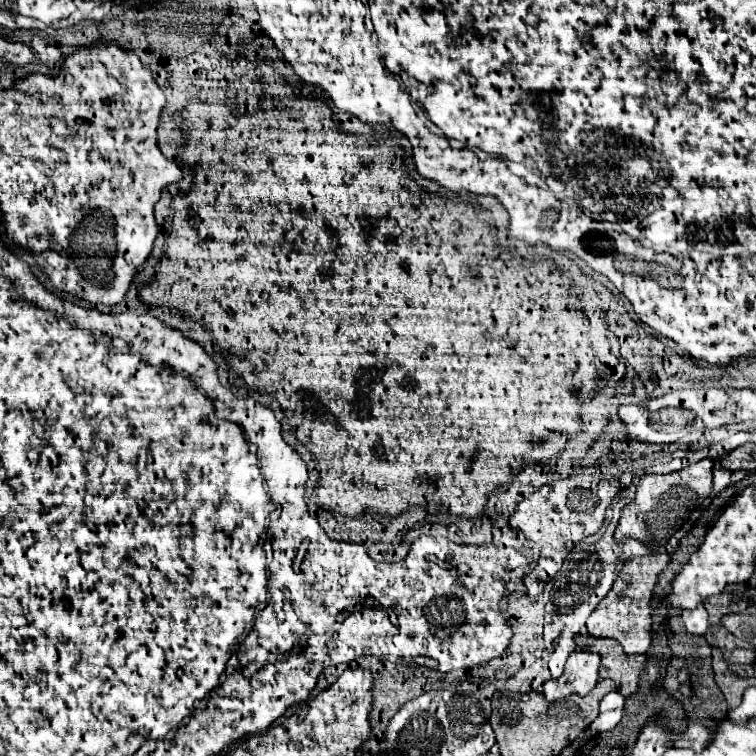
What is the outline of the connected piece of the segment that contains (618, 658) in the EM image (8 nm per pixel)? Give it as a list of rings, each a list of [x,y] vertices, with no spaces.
[[[577,635],[575,643],[581,651],[593,651],[601,655],[601,677],[615,681],[619,691],[631,693],[637,689],[645,655],[625,655],[617,641],[597,639],[591,635]]]

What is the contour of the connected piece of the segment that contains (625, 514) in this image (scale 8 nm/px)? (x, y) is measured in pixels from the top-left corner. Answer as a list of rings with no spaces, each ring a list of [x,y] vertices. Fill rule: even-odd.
[[[711,457],[701,459],[695,465],[689,465],[681,471],[667,473],[667,475],[641,475],[635,477],[637,497],[621,511],[619,525],[615,529],[615,539],[625,541],[629,537],[641,541],[645,547],[657,547],[665,545],[689,519],[691,511],[697,509],[713,489],[713,465],[715,461]]]

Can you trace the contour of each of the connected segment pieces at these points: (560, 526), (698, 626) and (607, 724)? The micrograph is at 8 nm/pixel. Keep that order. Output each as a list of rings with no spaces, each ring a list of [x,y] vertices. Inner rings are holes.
[[[585,473],[585,475],[571,475],[563,481],[547,483],[539,491],[535,491],[537,495],[529,495],[517,503],[513,515],[509,517],[509,525],[519,529],[528,540],[540,546],[537,566],[523,579],[530,597],[535,598],[544,591],[546,583],[556,576],[567,555],[571,549],[575,549],[577,543],[599,531],[599,527],[605,521],[605,511],[611,505],[611,501],[619,495],[619,491],[621,491],[619,483],[611,483],[603,475]],[[589,505],[595,507],[593,513],[589,513]]]
[[[699,603],[693,611],[683,611],[683,613],[681,613],[681,619],[683,619],[687,631],[693,633],[693,635],[705,635],[707,627],[709,627],[707,611],[705,611],[703,603]]]
[[[617,708],[613,711],[600,713],[598,717],[591,723],[590,729],[594,733],[602,733],[616,727],[624,714],[624,708]]]

